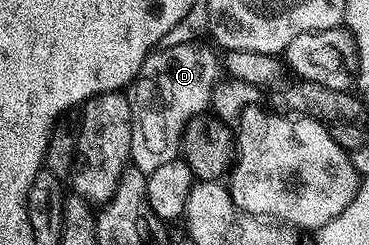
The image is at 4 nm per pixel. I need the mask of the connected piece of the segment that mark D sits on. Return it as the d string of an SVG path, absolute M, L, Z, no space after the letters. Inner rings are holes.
M194 41L156 48L127 89L132 119L130 164L147 177L178 156L187 121L204 114L210 106L213 87L221 75L221 61L212 46L203 44Z

